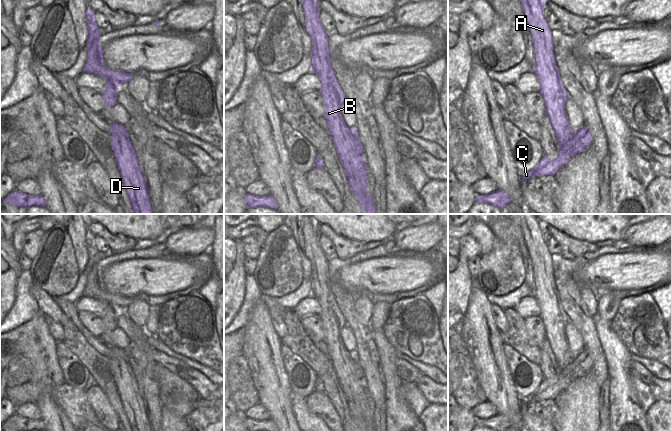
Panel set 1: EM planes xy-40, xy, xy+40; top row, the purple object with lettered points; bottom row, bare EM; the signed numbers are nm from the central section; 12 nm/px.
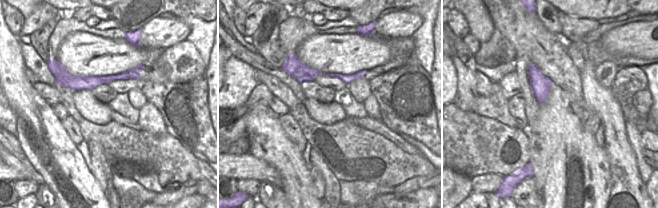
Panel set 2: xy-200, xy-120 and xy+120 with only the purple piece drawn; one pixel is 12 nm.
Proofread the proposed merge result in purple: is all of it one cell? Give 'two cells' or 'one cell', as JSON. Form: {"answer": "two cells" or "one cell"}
{"answer": "two cells"}

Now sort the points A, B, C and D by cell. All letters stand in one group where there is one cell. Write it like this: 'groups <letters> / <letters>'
groups A B D / C

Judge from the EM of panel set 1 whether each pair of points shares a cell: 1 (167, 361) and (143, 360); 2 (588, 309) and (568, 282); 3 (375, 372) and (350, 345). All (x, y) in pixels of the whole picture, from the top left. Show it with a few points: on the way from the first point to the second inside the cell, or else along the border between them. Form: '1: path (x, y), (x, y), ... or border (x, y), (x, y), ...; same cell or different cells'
1: border (151, 348), (151, 358), (153, 360); different cells
2: border (579, 287), (580, 308), (593, 318); different cells
3: border (349, 327), (355, 338), (356, 348), (354, 351); different cells

